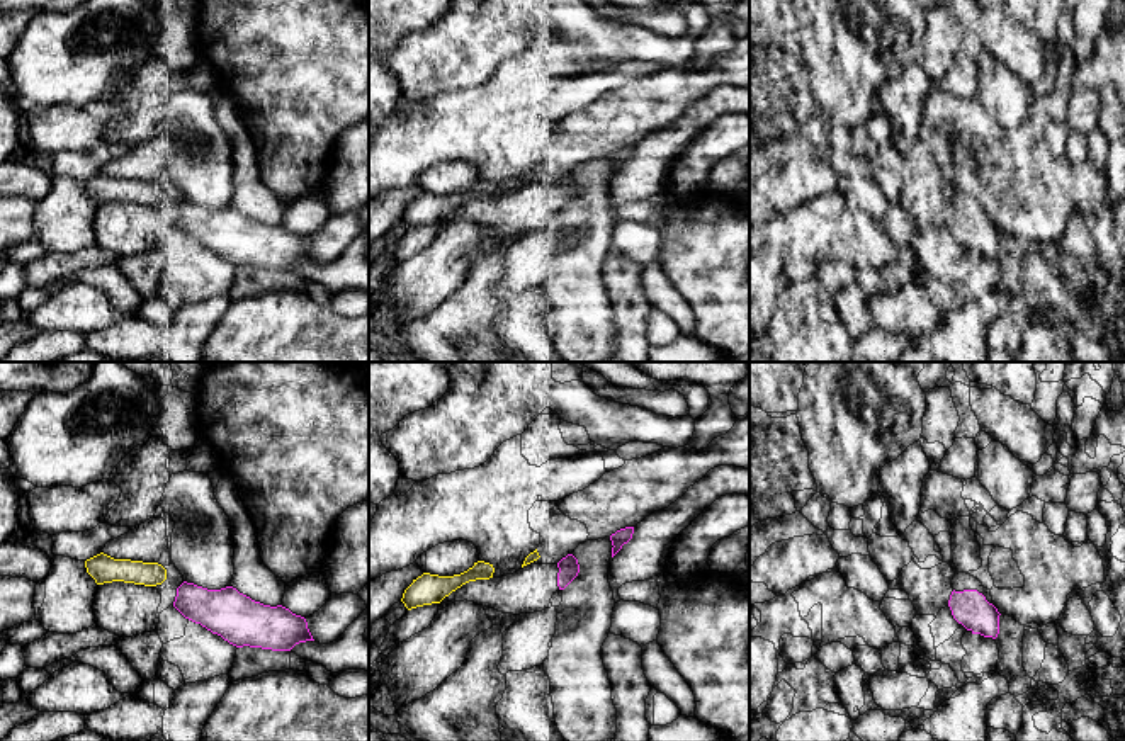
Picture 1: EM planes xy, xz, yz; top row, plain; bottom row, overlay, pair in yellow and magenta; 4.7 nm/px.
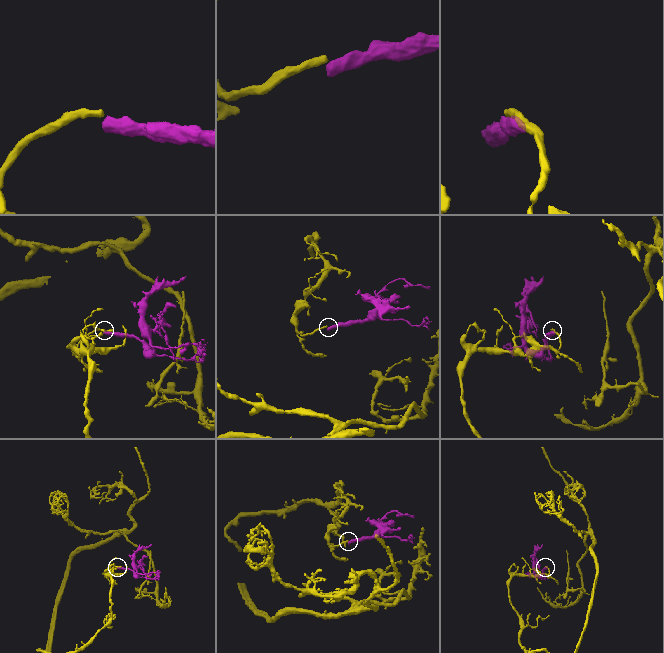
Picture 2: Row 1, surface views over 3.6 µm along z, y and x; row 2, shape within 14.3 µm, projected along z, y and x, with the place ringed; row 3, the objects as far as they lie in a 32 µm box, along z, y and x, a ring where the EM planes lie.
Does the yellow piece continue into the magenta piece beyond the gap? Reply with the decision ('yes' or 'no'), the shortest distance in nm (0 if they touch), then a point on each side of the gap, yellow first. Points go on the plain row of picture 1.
no | 70 nm | xy (165, 197), (177, 208)

